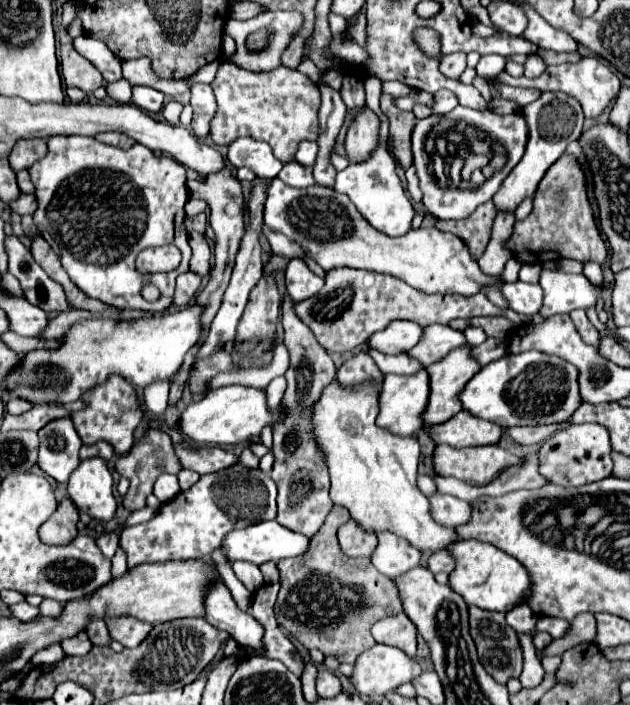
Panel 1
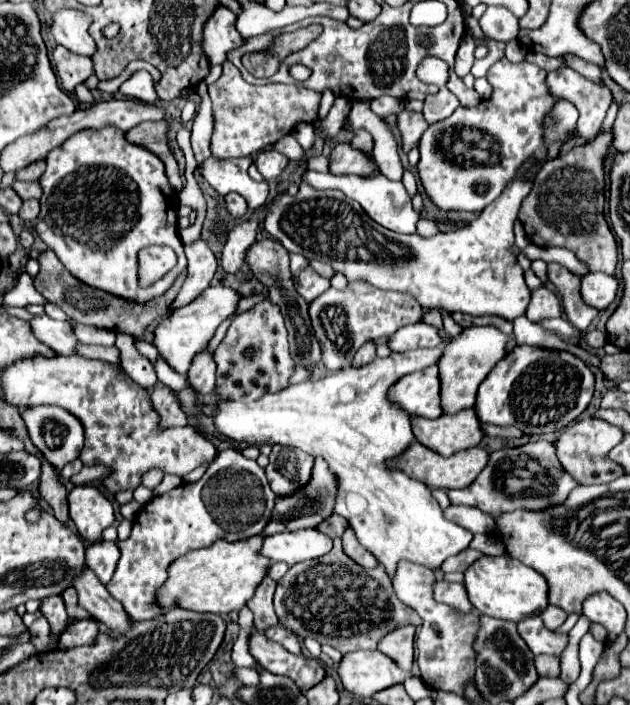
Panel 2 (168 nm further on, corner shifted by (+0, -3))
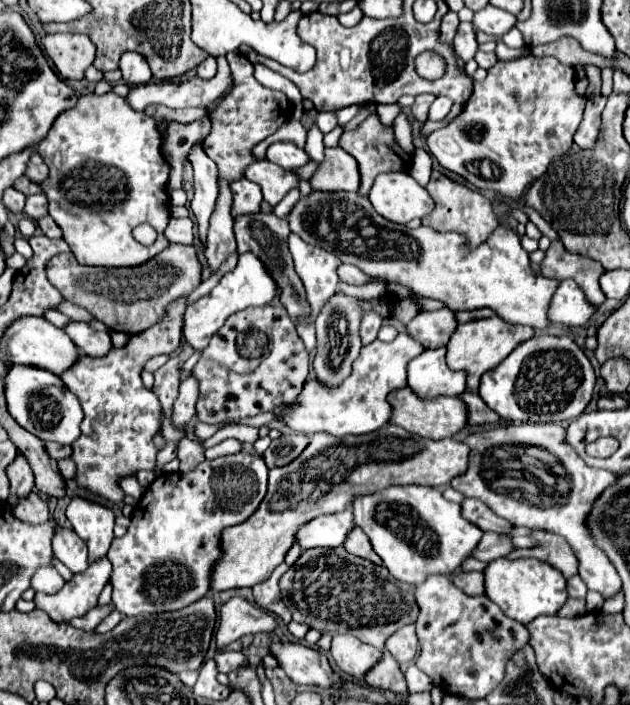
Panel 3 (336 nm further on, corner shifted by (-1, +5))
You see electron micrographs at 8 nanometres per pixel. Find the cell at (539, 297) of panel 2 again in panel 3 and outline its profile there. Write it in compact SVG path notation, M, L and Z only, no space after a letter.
M565 279L559 283L557 291L553 293L551 307L549 307L549 321L565 327L583 327L587 325L589 317L595 311L597 309L591 303L587 303L577 283Z

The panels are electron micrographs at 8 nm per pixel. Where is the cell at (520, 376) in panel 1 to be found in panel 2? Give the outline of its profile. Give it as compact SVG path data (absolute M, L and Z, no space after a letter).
M516 345L480 385L474 411L482 423L514 425L528 435L556 433L588 407L594 395L594 373L568 351Z

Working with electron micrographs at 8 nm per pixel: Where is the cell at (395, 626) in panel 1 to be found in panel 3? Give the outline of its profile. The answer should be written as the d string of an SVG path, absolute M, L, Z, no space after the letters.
M407 625L405 629L393 633L387 643L385 649L401 663L407 665L413 661L415 653L417 653L417 635L415 635L415 625Z

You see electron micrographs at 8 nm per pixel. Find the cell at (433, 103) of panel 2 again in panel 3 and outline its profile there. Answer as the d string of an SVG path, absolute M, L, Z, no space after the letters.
M437 97L437 99L433 101L433 105L431 105L431 111L429 111L429 119L431 119L431 121L441 121L441 119L445 119L445 117L449 115L451 107L453 107L453 101L451 101L451 99L445 99L445 97Z

